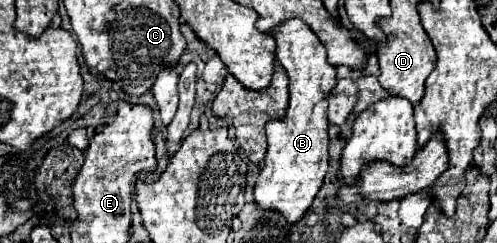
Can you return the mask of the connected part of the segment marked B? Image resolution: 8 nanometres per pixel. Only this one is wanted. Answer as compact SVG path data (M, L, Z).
M290 19L272 31L278 47L276 59L290 79L290 105L282 119L266 125L268 151L254 185L260 209L278 211L288 223L298 223L322 187L328 169L328 93L338 83L336 69L326 59L326 49L302 19Z

